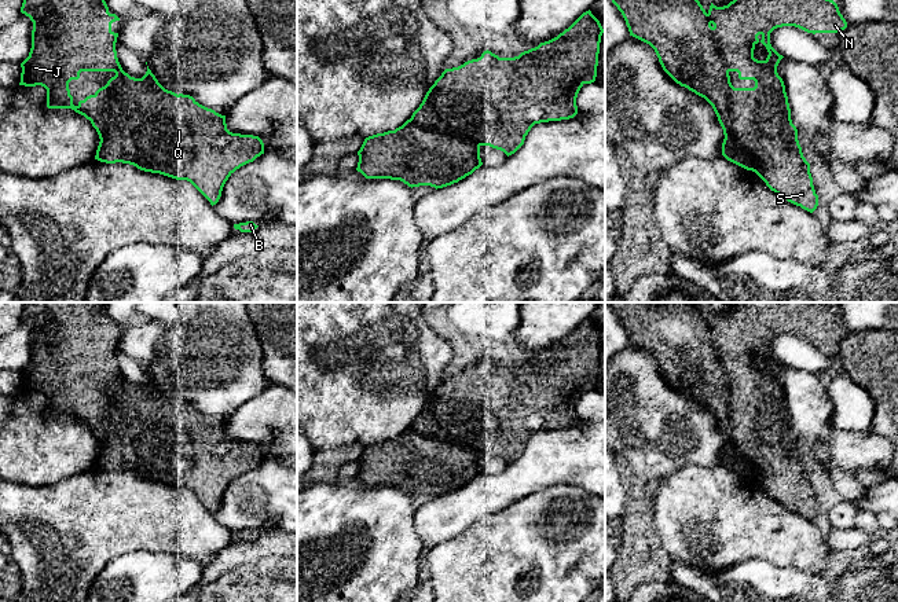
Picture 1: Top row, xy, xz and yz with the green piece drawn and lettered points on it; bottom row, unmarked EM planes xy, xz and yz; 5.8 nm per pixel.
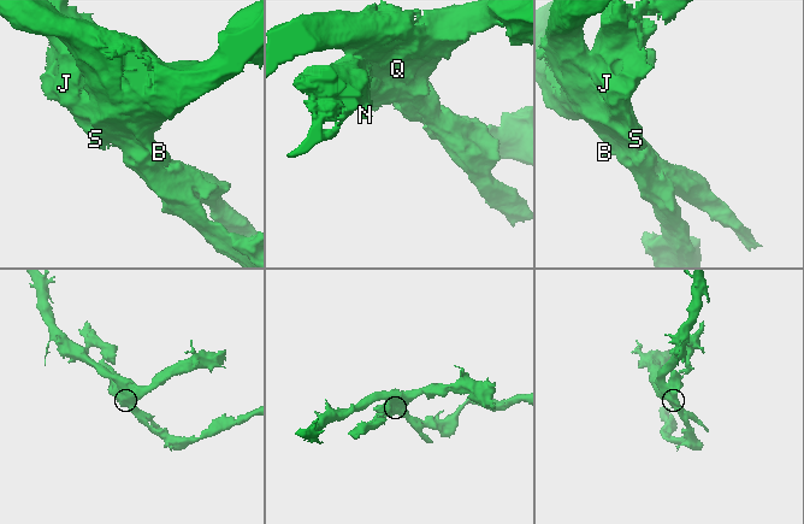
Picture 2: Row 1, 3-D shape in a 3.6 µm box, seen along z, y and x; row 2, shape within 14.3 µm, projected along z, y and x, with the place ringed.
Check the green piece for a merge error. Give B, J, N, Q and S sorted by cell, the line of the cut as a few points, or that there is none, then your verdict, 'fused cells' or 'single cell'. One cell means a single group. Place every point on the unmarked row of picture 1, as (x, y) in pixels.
B Q / J N S | yz (730, 392), (729, 439), (752, 477) | fused cells

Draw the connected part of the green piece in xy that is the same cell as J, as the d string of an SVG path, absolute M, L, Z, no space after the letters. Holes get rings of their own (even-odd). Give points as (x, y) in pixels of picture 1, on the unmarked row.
M23 302L21 320L30 326L33 338L29 364L21 371L22 381L19 393L44 394L47 397L48 416L72 416L84 423L91 429L102 448L103 443L118 432L117 426L107 419L107 414L113 410L113 392L117 389L117 381L122 378L116 359L118 341L111 338L111 331L120 328L120 326L109 320L109 315L102 302ZM81 379L114 379L116 383L94 403L87 404L74 414L69 390L78 388Z

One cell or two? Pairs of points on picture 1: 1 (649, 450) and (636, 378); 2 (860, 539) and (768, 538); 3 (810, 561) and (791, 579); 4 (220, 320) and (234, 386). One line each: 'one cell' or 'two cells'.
1: one cell
2: two cells
3: two cells
4: one cell

